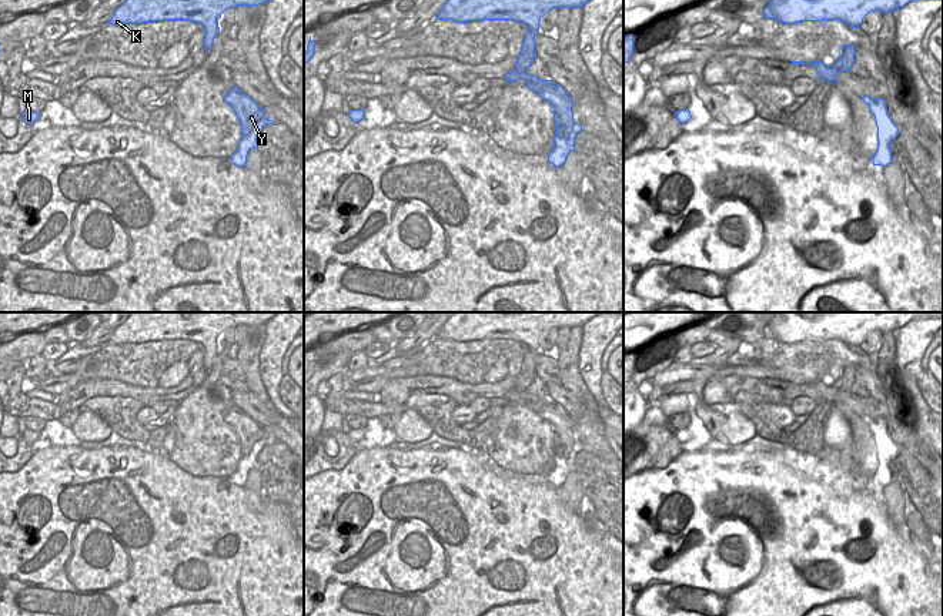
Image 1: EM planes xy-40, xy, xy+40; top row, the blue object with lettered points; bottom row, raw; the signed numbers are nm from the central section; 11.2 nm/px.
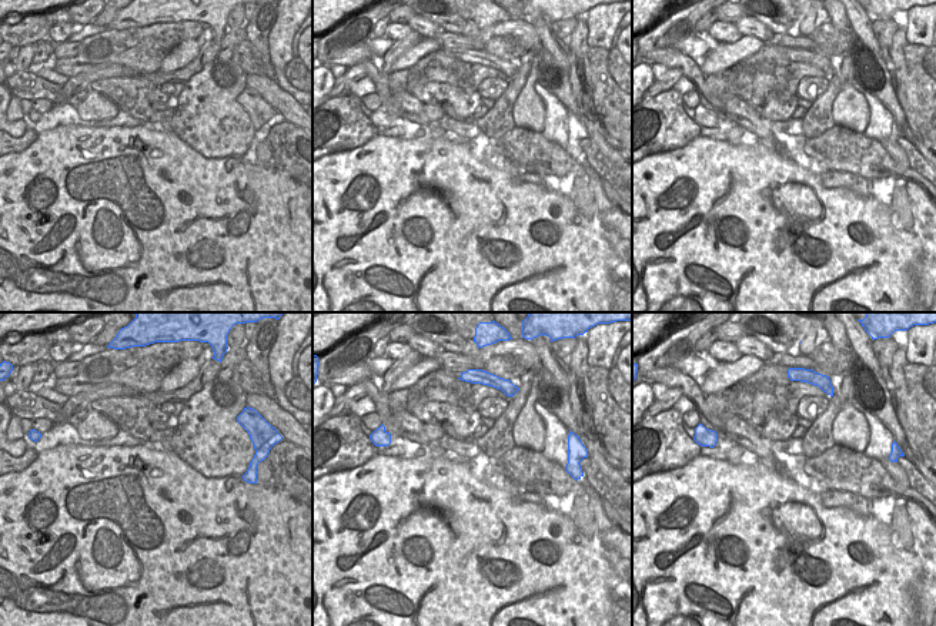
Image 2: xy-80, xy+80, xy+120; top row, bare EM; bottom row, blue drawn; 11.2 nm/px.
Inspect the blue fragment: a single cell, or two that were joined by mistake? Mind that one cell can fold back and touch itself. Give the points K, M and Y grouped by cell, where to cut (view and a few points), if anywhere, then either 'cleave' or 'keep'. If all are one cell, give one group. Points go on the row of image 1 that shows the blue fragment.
groups K M / Y; cut xy+40 (832, 66), (843, 72); cleave

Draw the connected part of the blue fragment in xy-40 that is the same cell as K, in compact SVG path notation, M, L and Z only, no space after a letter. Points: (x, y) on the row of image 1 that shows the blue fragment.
M126 0L116 9L108 24L141 24L150 21L188 20L204 27L208 51L220 33L218 20L228 9L258 6L270 0Z

